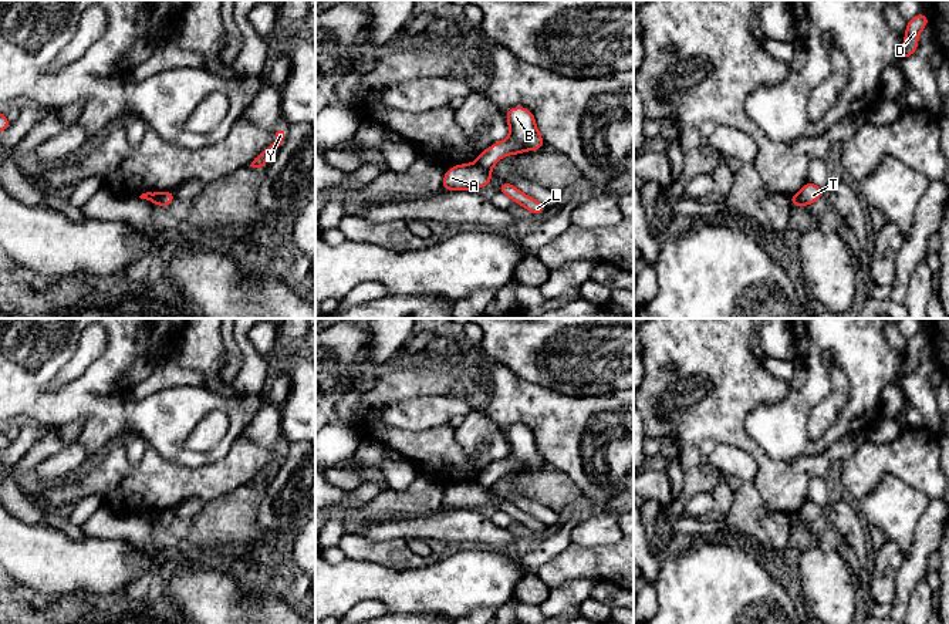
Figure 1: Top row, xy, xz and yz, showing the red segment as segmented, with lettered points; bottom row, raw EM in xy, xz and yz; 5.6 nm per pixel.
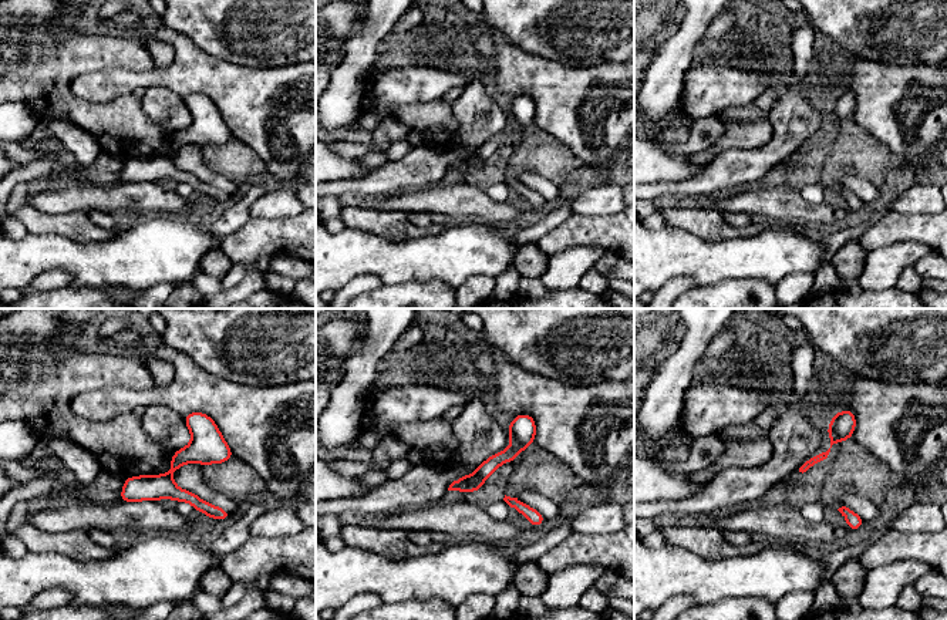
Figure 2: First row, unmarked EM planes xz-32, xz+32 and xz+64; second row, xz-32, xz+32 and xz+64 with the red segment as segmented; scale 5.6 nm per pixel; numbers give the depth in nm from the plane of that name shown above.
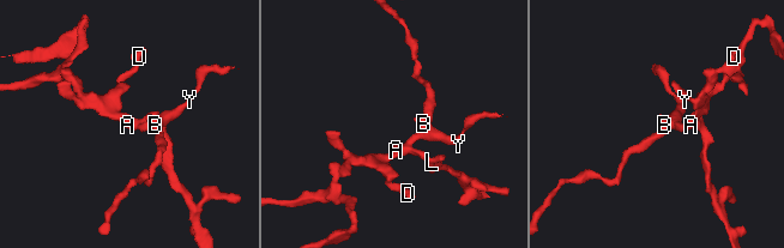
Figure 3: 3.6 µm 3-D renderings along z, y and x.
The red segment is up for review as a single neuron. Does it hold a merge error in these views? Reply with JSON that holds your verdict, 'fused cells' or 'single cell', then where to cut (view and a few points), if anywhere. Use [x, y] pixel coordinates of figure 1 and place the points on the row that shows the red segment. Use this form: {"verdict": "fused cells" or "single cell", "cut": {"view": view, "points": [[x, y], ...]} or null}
{"verdict": "fused cells", "cut": {"view": "xz", "points": [[475, 162], [489, 169]]}}

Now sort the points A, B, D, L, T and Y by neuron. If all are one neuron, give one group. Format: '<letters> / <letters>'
A D L T / B Y

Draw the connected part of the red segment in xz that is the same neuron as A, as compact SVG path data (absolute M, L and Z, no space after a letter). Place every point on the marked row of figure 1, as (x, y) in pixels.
M462 163L445 172L442 190L474 190L492 185L490 178L490 169L476 163Z

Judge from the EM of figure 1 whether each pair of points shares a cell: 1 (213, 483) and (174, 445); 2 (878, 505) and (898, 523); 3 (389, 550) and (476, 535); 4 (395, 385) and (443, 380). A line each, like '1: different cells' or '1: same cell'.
1: different cells
2: same cell
3: different cells
4: same cell

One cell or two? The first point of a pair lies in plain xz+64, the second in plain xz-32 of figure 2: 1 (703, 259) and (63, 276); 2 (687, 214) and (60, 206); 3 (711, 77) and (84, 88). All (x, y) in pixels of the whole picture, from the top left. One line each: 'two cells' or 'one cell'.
1: two cells
2: two cells
3: one cell

